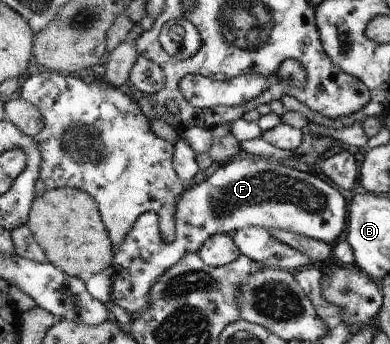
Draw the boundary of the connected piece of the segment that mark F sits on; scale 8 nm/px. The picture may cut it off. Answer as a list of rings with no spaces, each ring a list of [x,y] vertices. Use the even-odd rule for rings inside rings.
[[[246,157],[221,164],[200,183],[185,189],[177,201],[175,240],[165,242],[160,233],[160,216],[156,212],[141,214],[134,229],[112,262],[112,302],[131,316],[152,306],[150,292],[159,278],[189,254],[200,252],[208,238],[216,234],[235,234],[237,230],[260,226],[284,230],[331,244],[347,230],[347,204],[337,188],[315,174],[283,166],[273,157]]]

